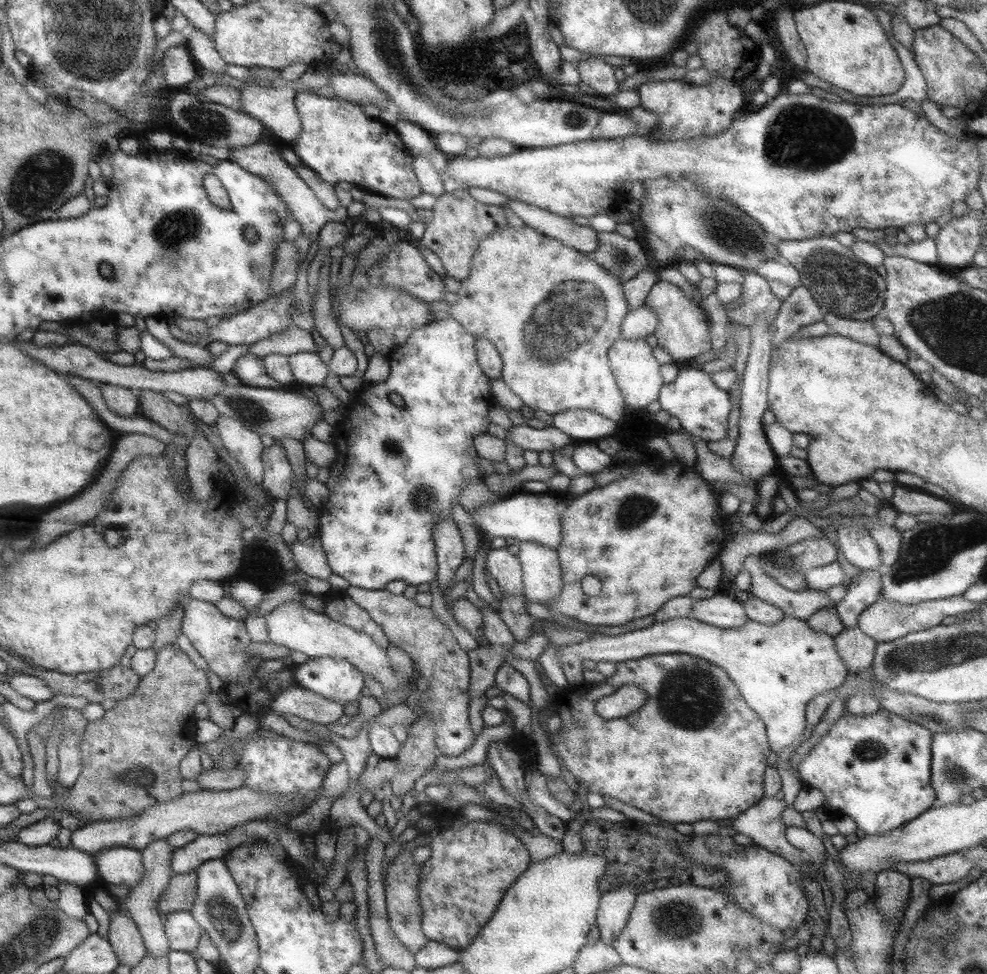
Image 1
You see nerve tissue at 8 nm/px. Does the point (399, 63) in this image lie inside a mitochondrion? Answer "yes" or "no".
yes

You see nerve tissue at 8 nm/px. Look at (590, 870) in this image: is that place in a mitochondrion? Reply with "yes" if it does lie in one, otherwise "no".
no

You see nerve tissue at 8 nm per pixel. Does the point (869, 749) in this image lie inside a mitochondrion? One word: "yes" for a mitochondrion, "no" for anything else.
yes

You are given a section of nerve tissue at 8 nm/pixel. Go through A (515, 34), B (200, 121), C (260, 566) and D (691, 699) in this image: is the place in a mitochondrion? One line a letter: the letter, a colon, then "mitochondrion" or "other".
A: other
B: mitochondrion
C: other
D: mitochondrion

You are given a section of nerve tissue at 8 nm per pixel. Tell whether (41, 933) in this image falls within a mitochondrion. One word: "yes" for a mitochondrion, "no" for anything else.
yes

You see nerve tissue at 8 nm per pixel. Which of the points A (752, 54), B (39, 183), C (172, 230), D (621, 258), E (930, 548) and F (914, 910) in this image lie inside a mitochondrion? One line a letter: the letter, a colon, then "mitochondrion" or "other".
A: other
B: mitochondrion
C: mitochondrion
D: mitochondrion
E: mitochondrion
F: other

